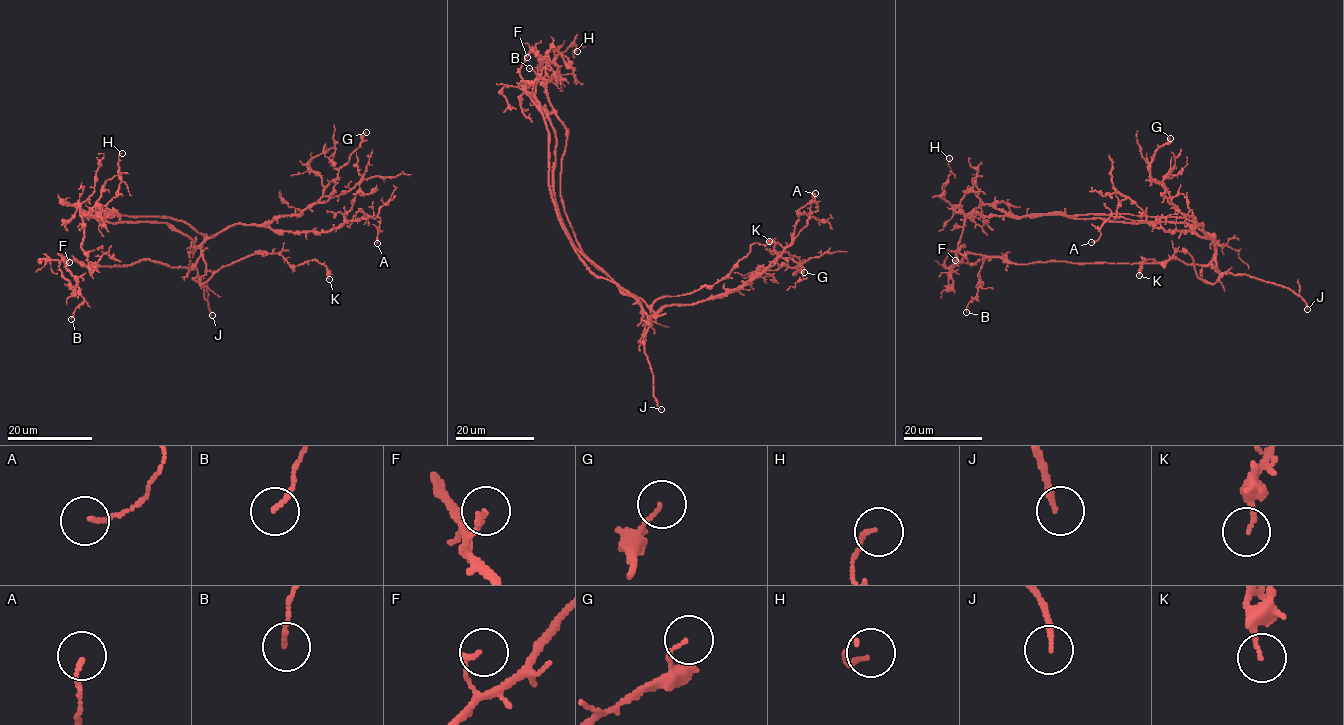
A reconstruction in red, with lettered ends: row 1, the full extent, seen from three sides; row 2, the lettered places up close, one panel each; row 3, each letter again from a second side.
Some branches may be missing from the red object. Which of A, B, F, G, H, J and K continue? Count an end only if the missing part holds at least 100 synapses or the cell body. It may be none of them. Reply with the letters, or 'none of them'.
J

